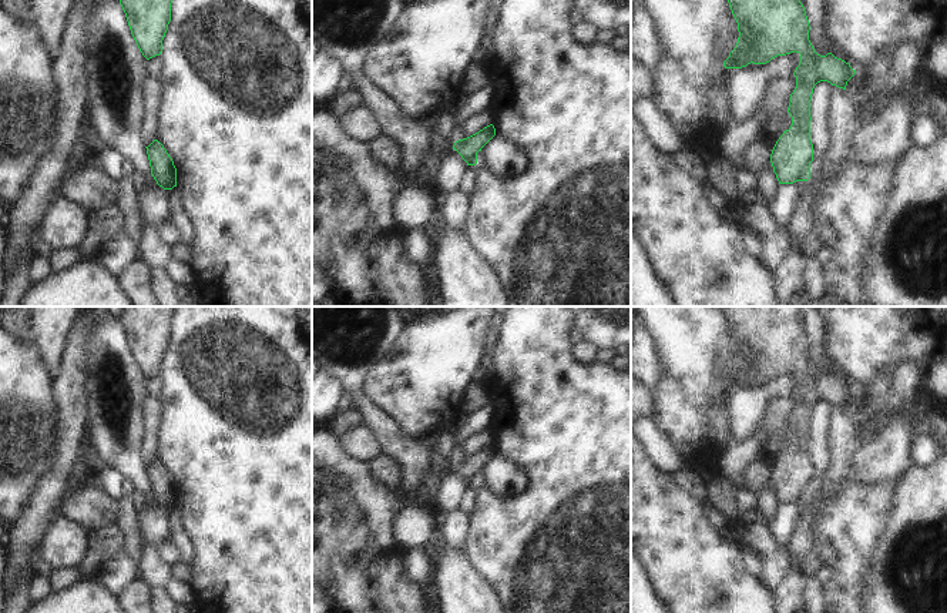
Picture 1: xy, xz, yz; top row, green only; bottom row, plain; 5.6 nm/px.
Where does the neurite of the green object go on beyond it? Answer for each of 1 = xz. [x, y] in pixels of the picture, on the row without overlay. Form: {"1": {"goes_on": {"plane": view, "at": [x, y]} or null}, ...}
{"1": {"goes_on": null}}

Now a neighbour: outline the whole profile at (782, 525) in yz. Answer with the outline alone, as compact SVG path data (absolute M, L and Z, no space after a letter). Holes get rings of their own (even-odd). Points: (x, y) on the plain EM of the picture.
M807 500L779 505L779 509L768 527L770 529L773 537L776 539L776 545L780 549L785 549L805 508L807 508Z

